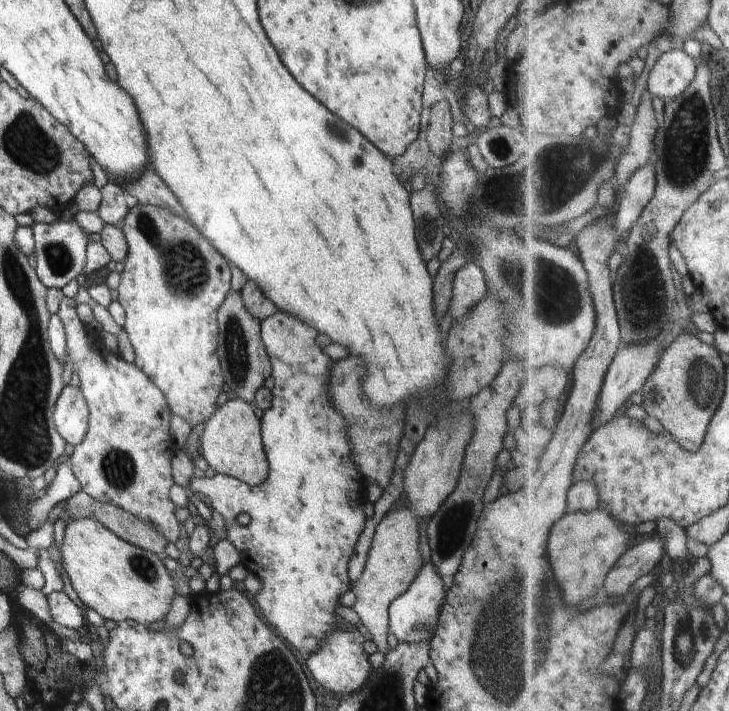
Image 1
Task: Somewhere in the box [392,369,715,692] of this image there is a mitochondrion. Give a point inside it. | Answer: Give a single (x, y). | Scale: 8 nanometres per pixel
(503, 625)

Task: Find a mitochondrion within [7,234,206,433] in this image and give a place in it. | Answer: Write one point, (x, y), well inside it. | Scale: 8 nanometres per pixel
(59, 257)

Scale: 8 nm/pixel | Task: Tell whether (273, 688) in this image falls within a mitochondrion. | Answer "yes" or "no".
yes

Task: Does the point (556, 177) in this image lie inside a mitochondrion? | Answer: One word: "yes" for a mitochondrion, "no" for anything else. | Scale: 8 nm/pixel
yes

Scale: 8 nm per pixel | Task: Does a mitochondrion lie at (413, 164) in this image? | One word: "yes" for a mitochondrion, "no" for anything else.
no

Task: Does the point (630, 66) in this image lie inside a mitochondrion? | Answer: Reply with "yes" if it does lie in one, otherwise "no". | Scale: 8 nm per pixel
no

